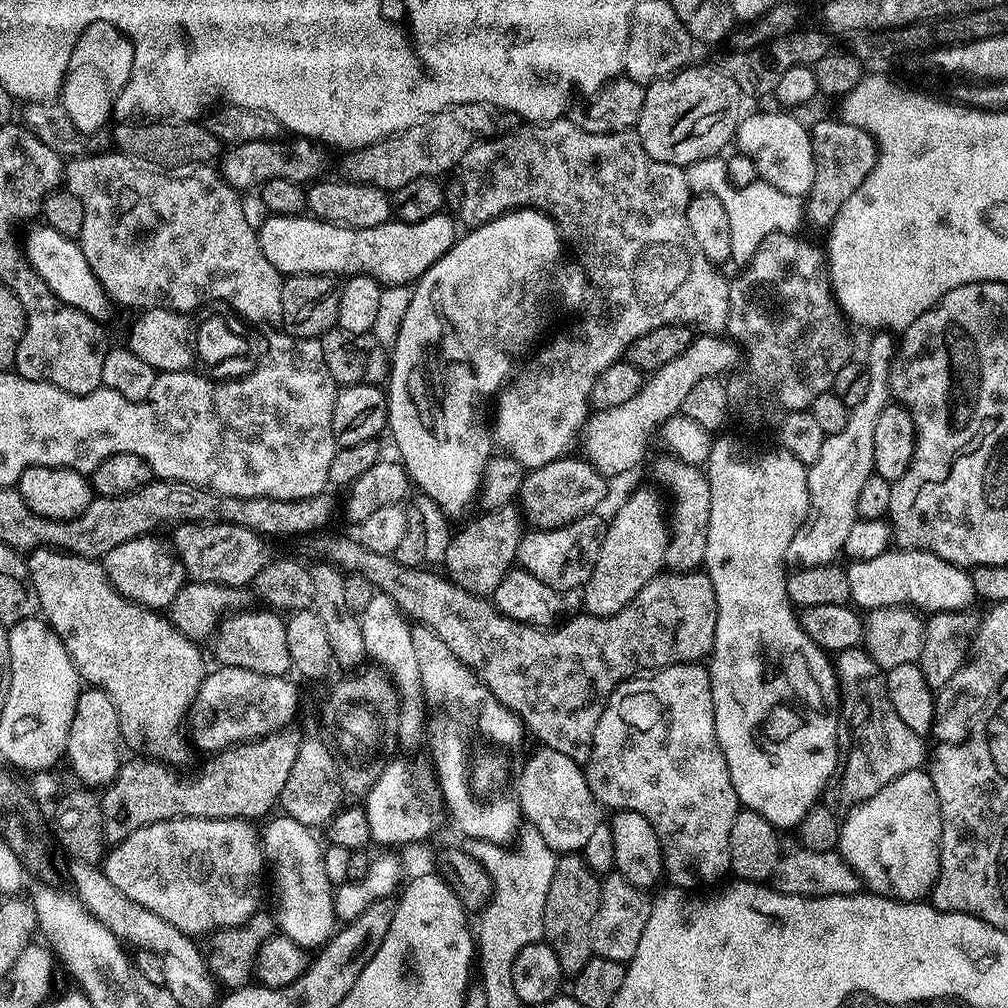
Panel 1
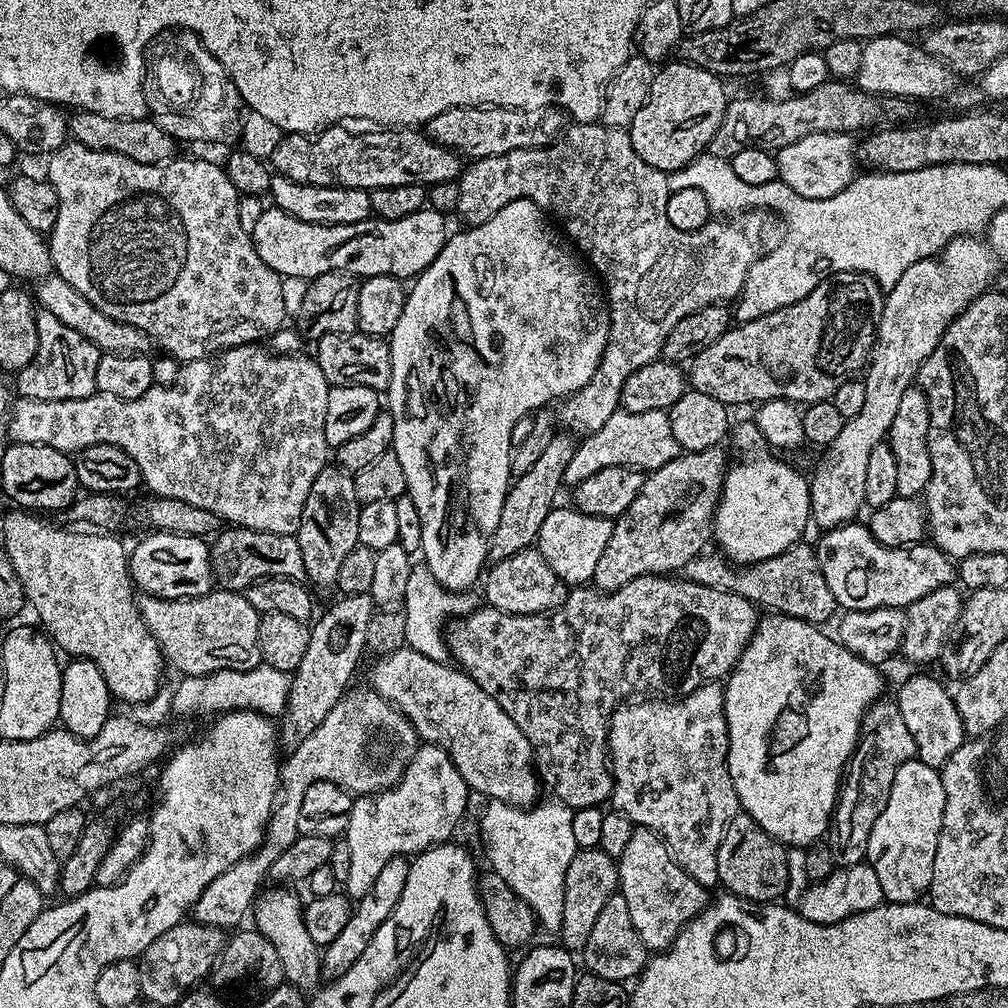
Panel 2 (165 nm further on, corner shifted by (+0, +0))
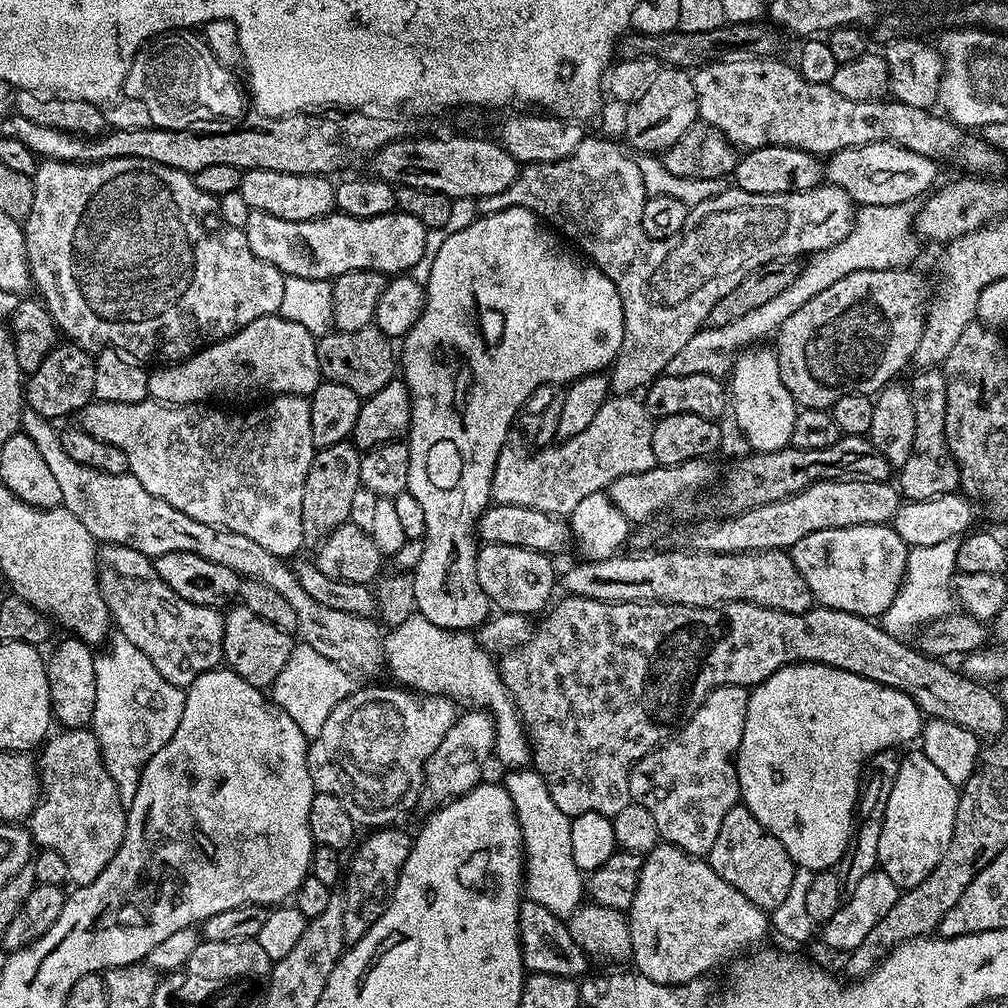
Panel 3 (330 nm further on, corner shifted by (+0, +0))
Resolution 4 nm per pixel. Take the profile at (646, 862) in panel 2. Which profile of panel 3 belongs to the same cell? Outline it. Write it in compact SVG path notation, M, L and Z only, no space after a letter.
M663 842L657 843L656 848L643 857L638 890L634 890L634 902L626 915L632 943L631 963L636 963L633 964L635 971L641 976L659 984L688 984L707 977L711 968L727 965L737 954L755 949L761 943L759 940L770 932L769 913L754 906L750 898L738 894L730 882L718 878L707 859L689 856L680 848Z

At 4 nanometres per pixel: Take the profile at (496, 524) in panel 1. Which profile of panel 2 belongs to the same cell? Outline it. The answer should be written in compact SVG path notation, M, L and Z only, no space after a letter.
M564 430L557 431L550 438L542 458L538 458L538 462L534 462L534 466L530 466L526 474L511 481L506 502L502 506L502 518L498 518L498 530L494 530L494 534L488 539L489 561L510 558L510 554L518 554L535 545L538 530L542 530L542 522L546 522L546 514L550 514L557 503L556 491L564 484L564 471L570 458L574 458L577 443L575 435Z

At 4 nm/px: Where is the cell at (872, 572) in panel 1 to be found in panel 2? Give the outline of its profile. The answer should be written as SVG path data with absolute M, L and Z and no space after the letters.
M853 522L827 529L814 547L822 578L841 609L857 612L875 608L903 608L926 598L930 590L949 587L954 564L935 544L921 542L908 548L882 548L867 523Z

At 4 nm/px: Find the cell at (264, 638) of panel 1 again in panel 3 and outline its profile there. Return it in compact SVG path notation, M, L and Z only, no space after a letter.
M106 544L98 552L98 575L100 577L100 593L108 607L108 615L115 631L119 635L130 638L150 662L166 678L166 682L187 689L189 684L198 678L198 674L208 672L212 668L221 667L224 658L224 618L221 609L206 604L186 602L186 598L178 598L162 578L158 578L153 557L142 554L138 550L130 550L130 546Z

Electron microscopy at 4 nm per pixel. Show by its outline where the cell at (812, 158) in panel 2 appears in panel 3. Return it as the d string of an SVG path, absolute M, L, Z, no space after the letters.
M874 142L832 153L826 160L826 180L846 190L852 201L860 206L907 204L915 201L915 196L923 197L937 183L936 167L937 161L929 156L914 154L914 150L897 144Z

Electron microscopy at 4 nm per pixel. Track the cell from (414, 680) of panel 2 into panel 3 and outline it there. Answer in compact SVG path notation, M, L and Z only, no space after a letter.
M25 410L20 414L20 427L23 432L38 446L46 467L54 474L62 489L61 505L101 545L117 544L130 546L130 550L138 550L153 558L171 552L189 552L202 558L210 558L210 562L218 562L218 566L230 566L236 575L245 580L257 580L278 590L286 602L298 614L298 636L303 643L314 646L322 658L330 658L338 666L347 668L349 673L361 672L364 676L372 676L385 663L384 636L380 632L381 625L375 619L346 614L342 610L330 610L330 606L322 606L302 590L300 580L296 576L293 565L287 559L270 554L259 542L253 542L242 534L234 534L234 530L215 528L206 522L198 522L190 518L190 514L182 514L182 510L174 510L170 502L162 502L162 498L154 498L138 478L131 474L102 474L102 470L90 470L90 466L81 466L74 458L66 455L66 449L60 441L60 432L53 421L46 420L37 412Z

